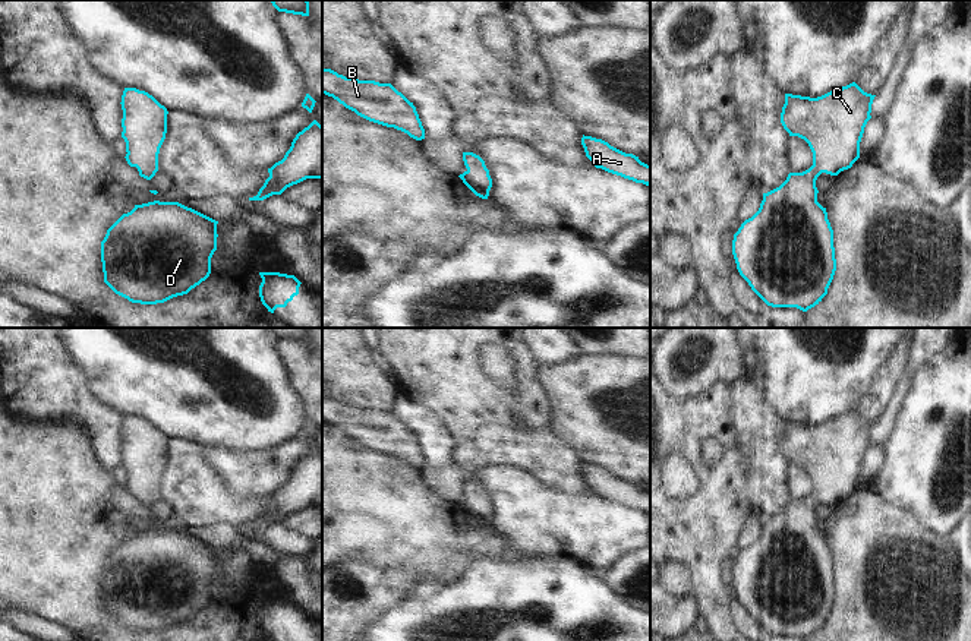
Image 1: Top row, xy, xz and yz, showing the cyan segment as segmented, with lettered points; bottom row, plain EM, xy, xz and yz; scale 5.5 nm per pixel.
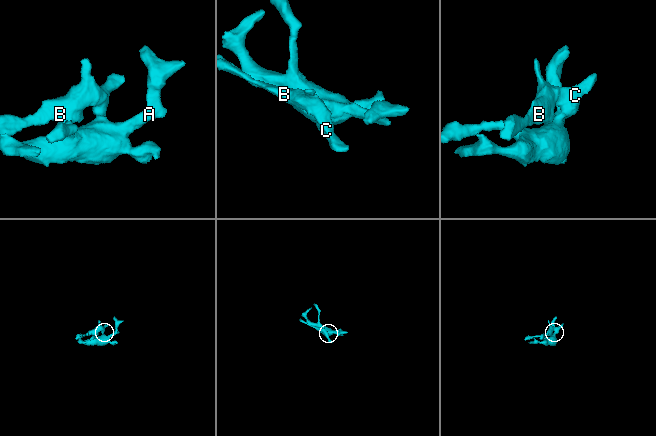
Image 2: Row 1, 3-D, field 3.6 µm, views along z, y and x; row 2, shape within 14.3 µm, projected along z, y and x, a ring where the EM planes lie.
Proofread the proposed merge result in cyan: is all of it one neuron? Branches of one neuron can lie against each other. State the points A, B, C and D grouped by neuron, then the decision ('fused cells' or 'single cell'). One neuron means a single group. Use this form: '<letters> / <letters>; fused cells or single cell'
A B C D; single cell

